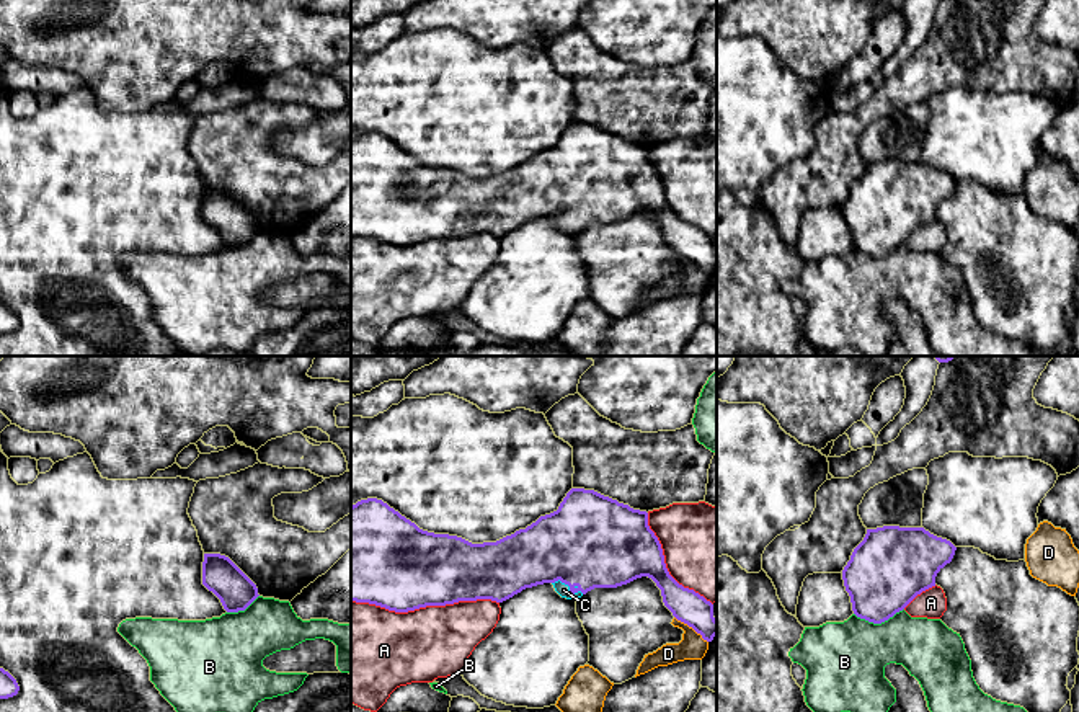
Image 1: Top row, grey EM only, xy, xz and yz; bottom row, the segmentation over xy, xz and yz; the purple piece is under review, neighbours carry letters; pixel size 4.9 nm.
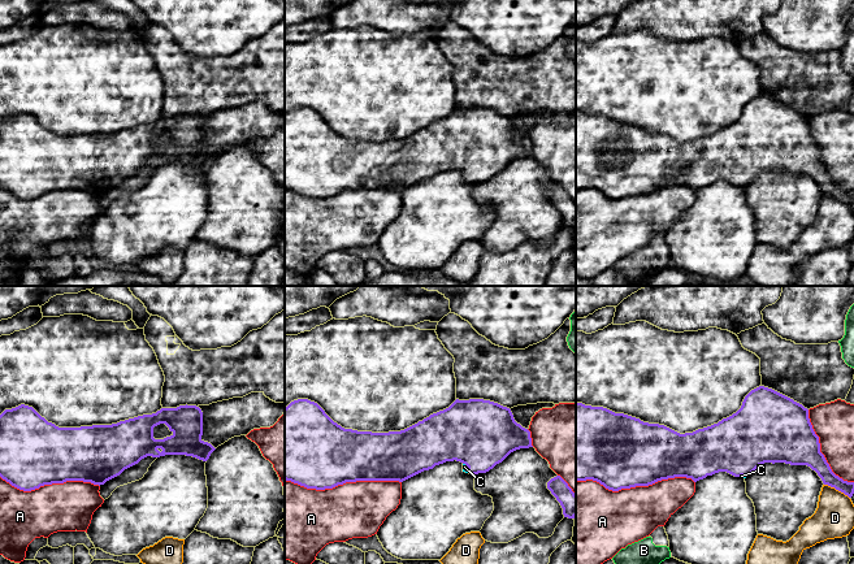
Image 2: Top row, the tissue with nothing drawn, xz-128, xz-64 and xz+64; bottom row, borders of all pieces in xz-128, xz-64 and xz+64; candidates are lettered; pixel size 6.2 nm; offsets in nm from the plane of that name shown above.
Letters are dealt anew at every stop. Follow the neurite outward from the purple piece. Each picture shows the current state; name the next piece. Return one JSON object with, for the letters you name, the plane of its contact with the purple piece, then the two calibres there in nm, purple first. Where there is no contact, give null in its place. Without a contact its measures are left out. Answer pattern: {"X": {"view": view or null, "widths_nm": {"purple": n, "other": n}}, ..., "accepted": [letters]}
{"C": {"view": "xz", "widths_nm": {"purple": 460, "other": 60}}, "accepted": ["C"]}

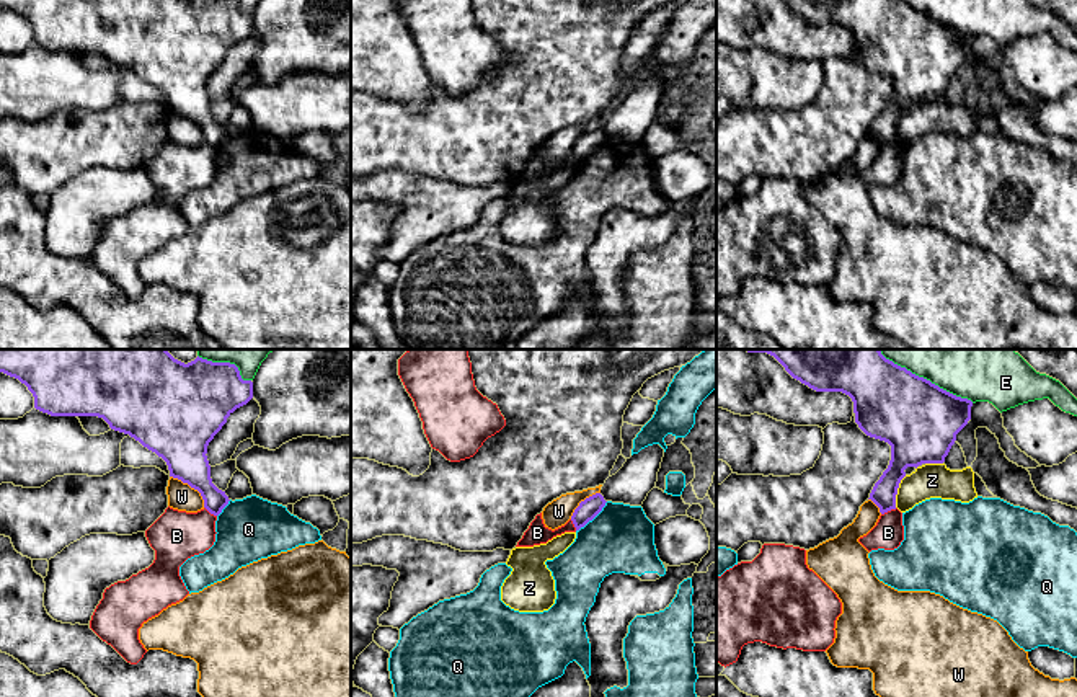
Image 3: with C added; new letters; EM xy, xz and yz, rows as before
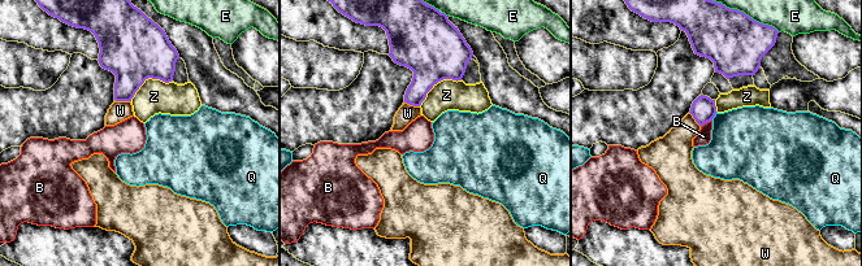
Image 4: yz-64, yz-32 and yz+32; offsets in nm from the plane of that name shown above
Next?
{"accepted": []}

